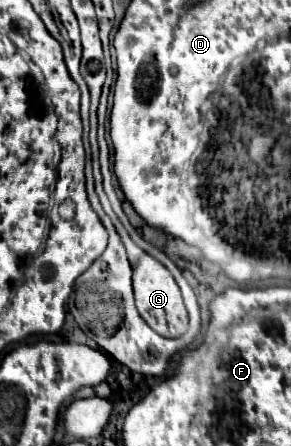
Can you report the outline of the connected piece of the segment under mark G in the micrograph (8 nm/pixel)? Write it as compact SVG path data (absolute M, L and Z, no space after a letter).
M98 185L98 195L100 195L100 203L104 207L104 211L112 217L112 223L128 251L128 259L130 259L130 265L132 265L132 271L134 271L134 297L136 297L136 307L140 311L140 315L144 317L144 321L162 337L170 337L170 339L176 339L180 335L184 335L188 331L188 311L182 303L182 295L180 295L180 289L174 281L174 277L170 275L170 271L160 263L156 261L154 257L150 257L148 253L144 253L126 233L126 229L122 227L122 223L118 221L118 217L114 213L110 213L110 203L102 191L102 187Z

